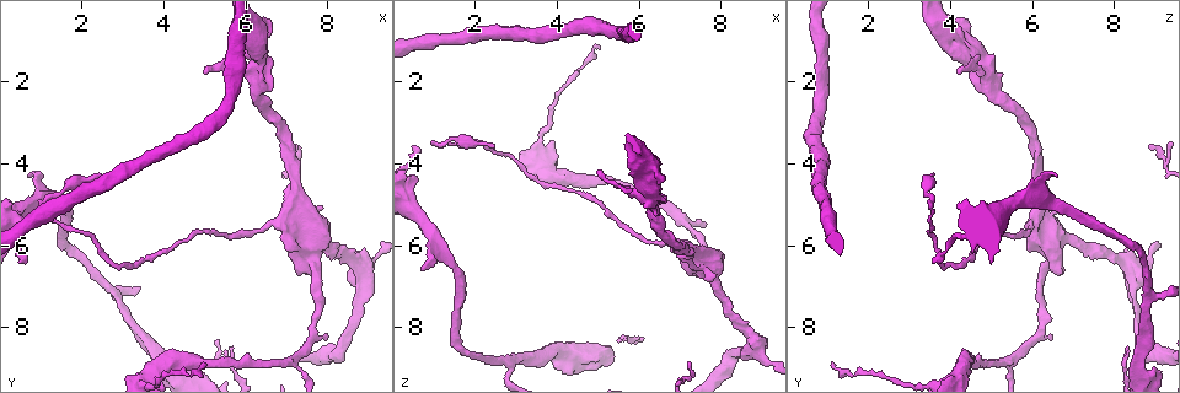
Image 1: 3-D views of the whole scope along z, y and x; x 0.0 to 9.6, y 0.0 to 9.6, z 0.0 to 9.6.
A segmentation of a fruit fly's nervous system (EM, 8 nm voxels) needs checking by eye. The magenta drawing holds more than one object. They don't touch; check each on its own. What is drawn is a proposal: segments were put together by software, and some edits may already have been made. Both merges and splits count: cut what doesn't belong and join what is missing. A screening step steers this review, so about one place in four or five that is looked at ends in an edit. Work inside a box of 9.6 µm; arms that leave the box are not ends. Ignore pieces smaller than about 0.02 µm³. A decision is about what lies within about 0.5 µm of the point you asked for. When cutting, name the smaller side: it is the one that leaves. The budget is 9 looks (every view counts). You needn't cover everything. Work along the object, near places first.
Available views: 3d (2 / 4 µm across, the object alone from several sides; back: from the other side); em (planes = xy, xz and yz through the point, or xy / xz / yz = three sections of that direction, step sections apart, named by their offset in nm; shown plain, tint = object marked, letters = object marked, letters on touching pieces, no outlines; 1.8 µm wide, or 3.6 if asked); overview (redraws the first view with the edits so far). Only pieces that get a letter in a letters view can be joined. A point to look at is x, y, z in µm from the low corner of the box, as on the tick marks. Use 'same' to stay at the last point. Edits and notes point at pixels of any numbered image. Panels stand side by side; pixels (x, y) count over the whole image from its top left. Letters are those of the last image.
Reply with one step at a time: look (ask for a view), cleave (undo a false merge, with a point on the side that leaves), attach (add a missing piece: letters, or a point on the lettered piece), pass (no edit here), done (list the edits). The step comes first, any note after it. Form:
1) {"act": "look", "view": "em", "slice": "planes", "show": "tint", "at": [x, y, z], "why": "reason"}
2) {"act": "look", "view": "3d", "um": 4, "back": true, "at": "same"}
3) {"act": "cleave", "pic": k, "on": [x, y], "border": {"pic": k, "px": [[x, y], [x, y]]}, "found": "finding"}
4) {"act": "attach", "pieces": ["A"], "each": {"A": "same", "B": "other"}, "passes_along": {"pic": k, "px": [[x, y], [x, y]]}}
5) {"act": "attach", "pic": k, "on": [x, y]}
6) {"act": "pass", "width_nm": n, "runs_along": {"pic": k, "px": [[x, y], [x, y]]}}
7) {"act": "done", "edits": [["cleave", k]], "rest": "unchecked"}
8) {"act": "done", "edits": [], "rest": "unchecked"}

{"act": "look", "view": "3d", "um": 2, "at": [7.75, 5.20, 6.90], "why": "thin end"}

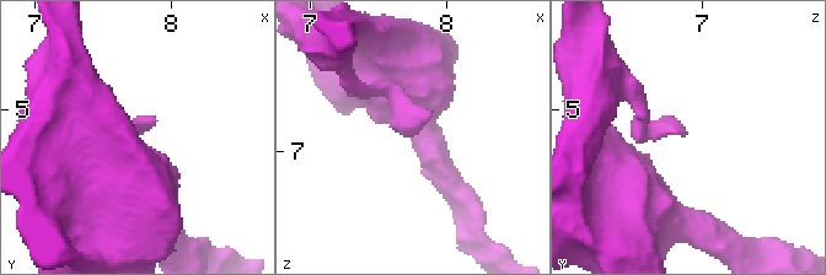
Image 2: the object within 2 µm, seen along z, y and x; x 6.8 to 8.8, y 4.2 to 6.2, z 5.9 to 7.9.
{"act": "look", "view": "em", "slice": "yz", "step": 8, "show": "tint", "at": [7.74, 5.16, 6.88], "why": "shape alone is not enough"}

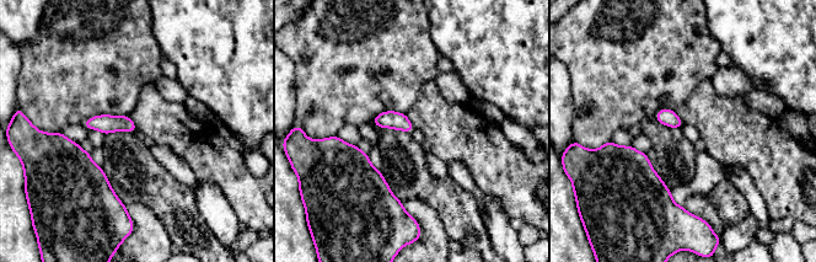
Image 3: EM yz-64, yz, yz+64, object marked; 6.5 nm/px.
{"act": "look", "view": "em", "slice": "planes", "show": "letters", "at": "same"}

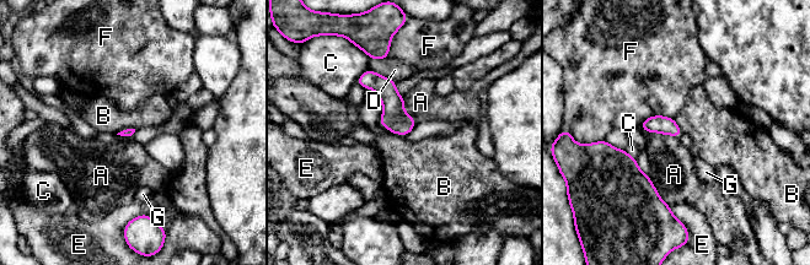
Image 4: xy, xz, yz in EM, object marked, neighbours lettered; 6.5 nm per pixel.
{"act": "pass", "each": {"A": "other", "B": "other", "C": "other", "D": "other", "E": "other", "F": "other", "G": "other"}, "found": "none of them fits"}

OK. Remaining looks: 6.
{"act": "look", "view": "3d", "um": 4, "at": [8.90, 6.60, 8.50], "why": "three-way junction"}

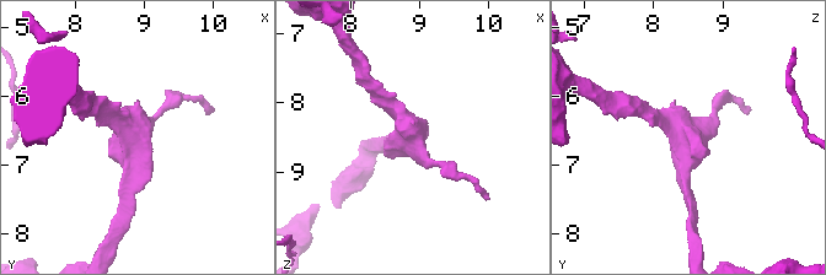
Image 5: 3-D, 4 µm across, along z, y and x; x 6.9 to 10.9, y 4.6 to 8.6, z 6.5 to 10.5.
{"act": "look", "view": "em", "slice": "planes", "show": "letters", "at": [8.80, 6.60, 8.45], "arms": 3}

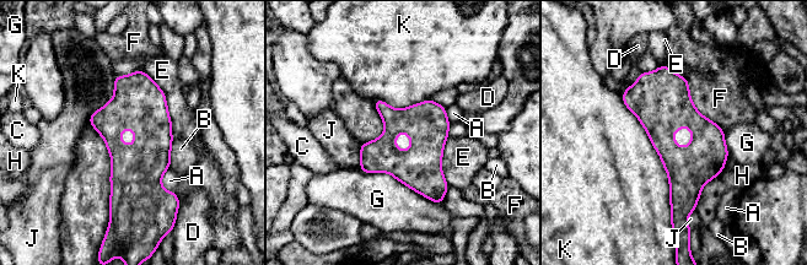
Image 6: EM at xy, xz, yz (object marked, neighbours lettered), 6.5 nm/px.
{"act": "pass", "each": {"A": "other", "B": "other", "C": "other", "D": "other", "E": "other", "F": "other", "G": "other", "H": "other", "J": "other", "K": "other"}, "runs_along": {"pic": 6, "px": [[140, 74], [143, 163], [114, 210]]}, "found": "all the same cell"}

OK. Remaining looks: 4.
{"act": "look", "view": "em", "slice": "planes", "show": "tint", "at": [8.35, 8.60, 8.65], "why": "abrupt turn"}

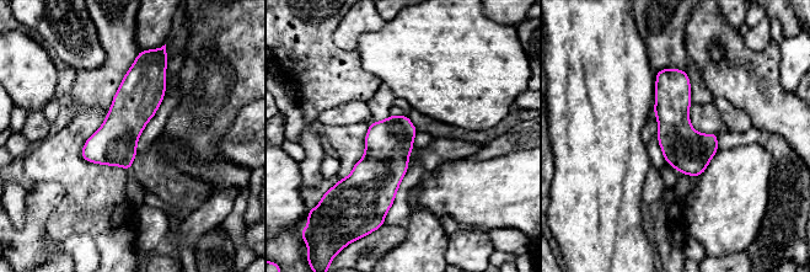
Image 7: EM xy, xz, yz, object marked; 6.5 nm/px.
{"act": "look", "view": "em", "slice": "planes", "show": "letters", "at": "same", "why": "see the neighbours"}

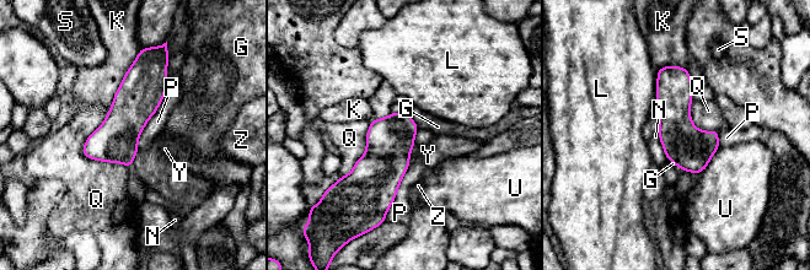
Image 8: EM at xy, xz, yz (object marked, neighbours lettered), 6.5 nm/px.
{"act": "pass", "width_nm": 280, "each": {"G": "other", "K": "other", "L": "other", "N": "other", "P": "other", "Q": "other", "S": "other", "U": "other", "Y": "other", "Z": "other"}, "border": {"pic": 8, "px": [[166, 92], [141, 131], [138, 149]]}, "found": "all the same cell"}

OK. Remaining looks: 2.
{"act": "done", "edits": [], "rest": "unchecked"}

